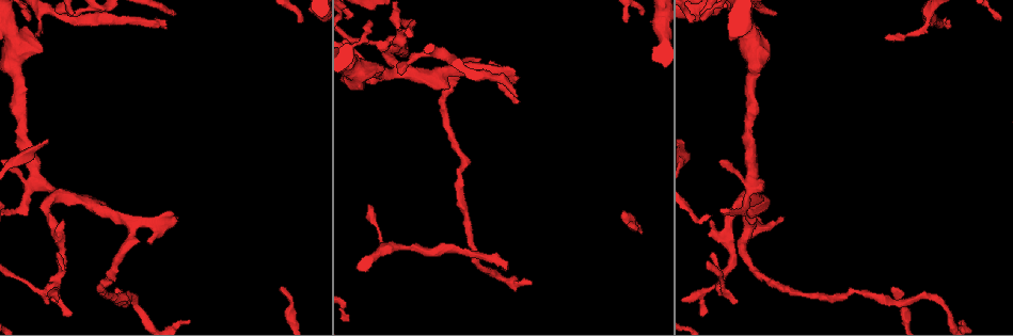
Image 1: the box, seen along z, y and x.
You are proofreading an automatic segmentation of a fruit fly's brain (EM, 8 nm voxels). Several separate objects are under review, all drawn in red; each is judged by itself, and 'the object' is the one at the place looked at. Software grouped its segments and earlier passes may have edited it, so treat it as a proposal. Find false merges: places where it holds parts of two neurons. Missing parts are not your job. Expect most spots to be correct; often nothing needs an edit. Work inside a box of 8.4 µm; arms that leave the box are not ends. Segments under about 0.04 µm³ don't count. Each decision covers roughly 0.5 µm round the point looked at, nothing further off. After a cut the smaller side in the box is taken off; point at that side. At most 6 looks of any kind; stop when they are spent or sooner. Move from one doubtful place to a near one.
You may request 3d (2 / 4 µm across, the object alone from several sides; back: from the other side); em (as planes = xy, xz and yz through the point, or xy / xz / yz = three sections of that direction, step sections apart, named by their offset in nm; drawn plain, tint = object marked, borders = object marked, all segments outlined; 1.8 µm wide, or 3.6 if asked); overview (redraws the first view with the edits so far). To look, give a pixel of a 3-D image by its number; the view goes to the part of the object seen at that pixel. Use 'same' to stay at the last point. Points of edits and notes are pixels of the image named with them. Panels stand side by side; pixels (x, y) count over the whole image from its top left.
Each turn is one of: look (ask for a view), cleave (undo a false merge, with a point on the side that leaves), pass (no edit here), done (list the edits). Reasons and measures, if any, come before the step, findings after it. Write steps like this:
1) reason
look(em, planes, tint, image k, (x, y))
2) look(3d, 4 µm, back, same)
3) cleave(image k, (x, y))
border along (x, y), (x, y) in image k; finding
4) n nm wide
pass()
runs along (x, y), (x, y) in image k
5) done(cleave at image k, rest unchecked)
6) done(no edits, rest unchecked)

look(em, 3.6 µm, planes, tint, image 1, (752, 63))

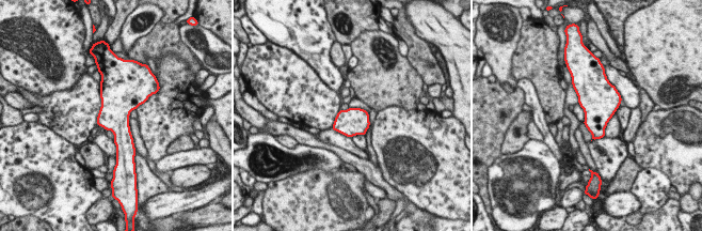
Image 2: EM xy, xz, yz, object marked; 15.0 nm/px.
pass()
all the same neuron

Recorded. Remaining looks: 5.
three arms meet
look(em, xz, step 4, tint, image 1, (56, 190))

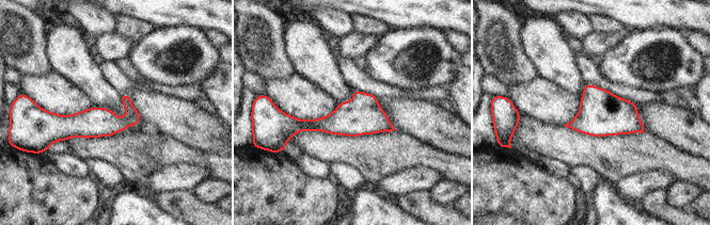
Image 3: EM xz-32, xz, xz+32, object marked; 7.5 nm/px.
look(em, planes, tint, same)

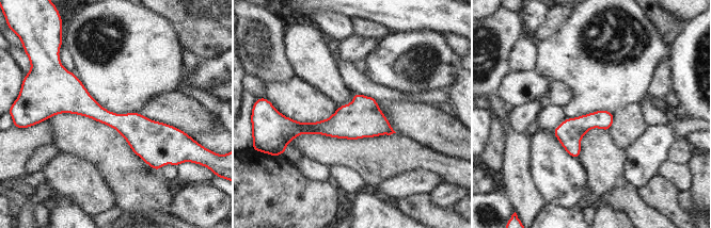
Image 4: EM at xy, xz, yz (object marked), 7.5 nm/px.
170 nm wide
pass()
runs along (49, 112), (87, 106), (141, 133), (175, 133) in image 4; one neuron here

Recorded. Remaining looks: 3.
look(em, xz, step 16, tint, image 1, (134, 225))

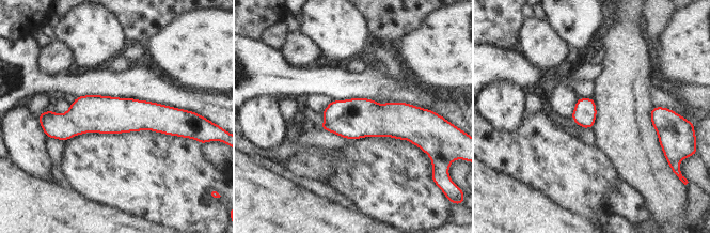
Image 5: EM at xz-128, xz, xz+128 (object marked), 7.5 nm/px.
pass()
all the same neuron

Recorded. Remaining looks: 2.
done(no edits, rest unchecked)

